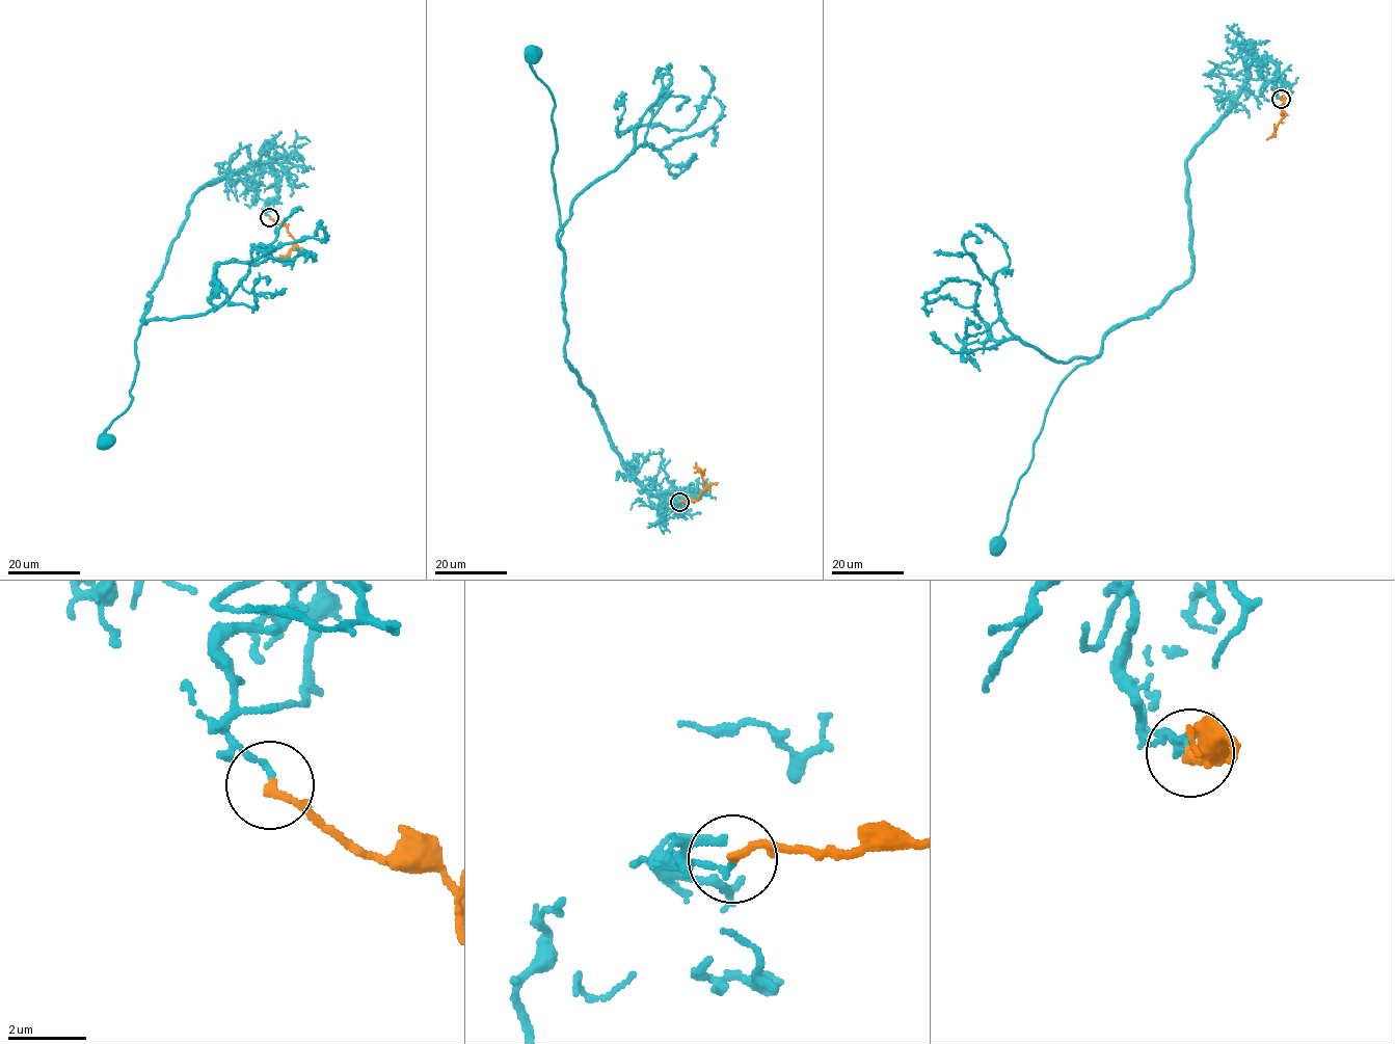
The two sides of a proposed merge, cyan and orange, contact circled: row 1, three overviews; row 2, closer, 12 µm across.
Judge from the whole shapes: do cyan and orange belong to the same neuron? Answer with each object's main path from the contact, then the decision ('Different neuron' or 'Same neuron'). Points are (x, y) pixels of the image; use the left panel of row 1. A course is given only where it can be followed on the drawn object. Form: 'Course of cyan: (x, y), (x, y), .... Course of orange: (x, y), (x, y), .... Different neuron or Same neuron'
Course of cyan: (270, 217), (276, 176), (269, 164), (192, 195), (148, 293), (130, 405), (106, 443). Course of orange: (270, 217), (286, 226), (295, 241), (293, 248), (282, 258). Different neuron

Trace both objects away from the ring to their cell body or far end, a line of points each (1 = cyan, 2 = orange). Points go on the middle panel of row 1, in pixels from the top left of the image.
1: (679, 502), (682, 515), (640, 486), (568, 362), (555, 104), (534, 53)
2: (679, 502), (697, 501), (702, 489), (707, 488), (695, 462)

